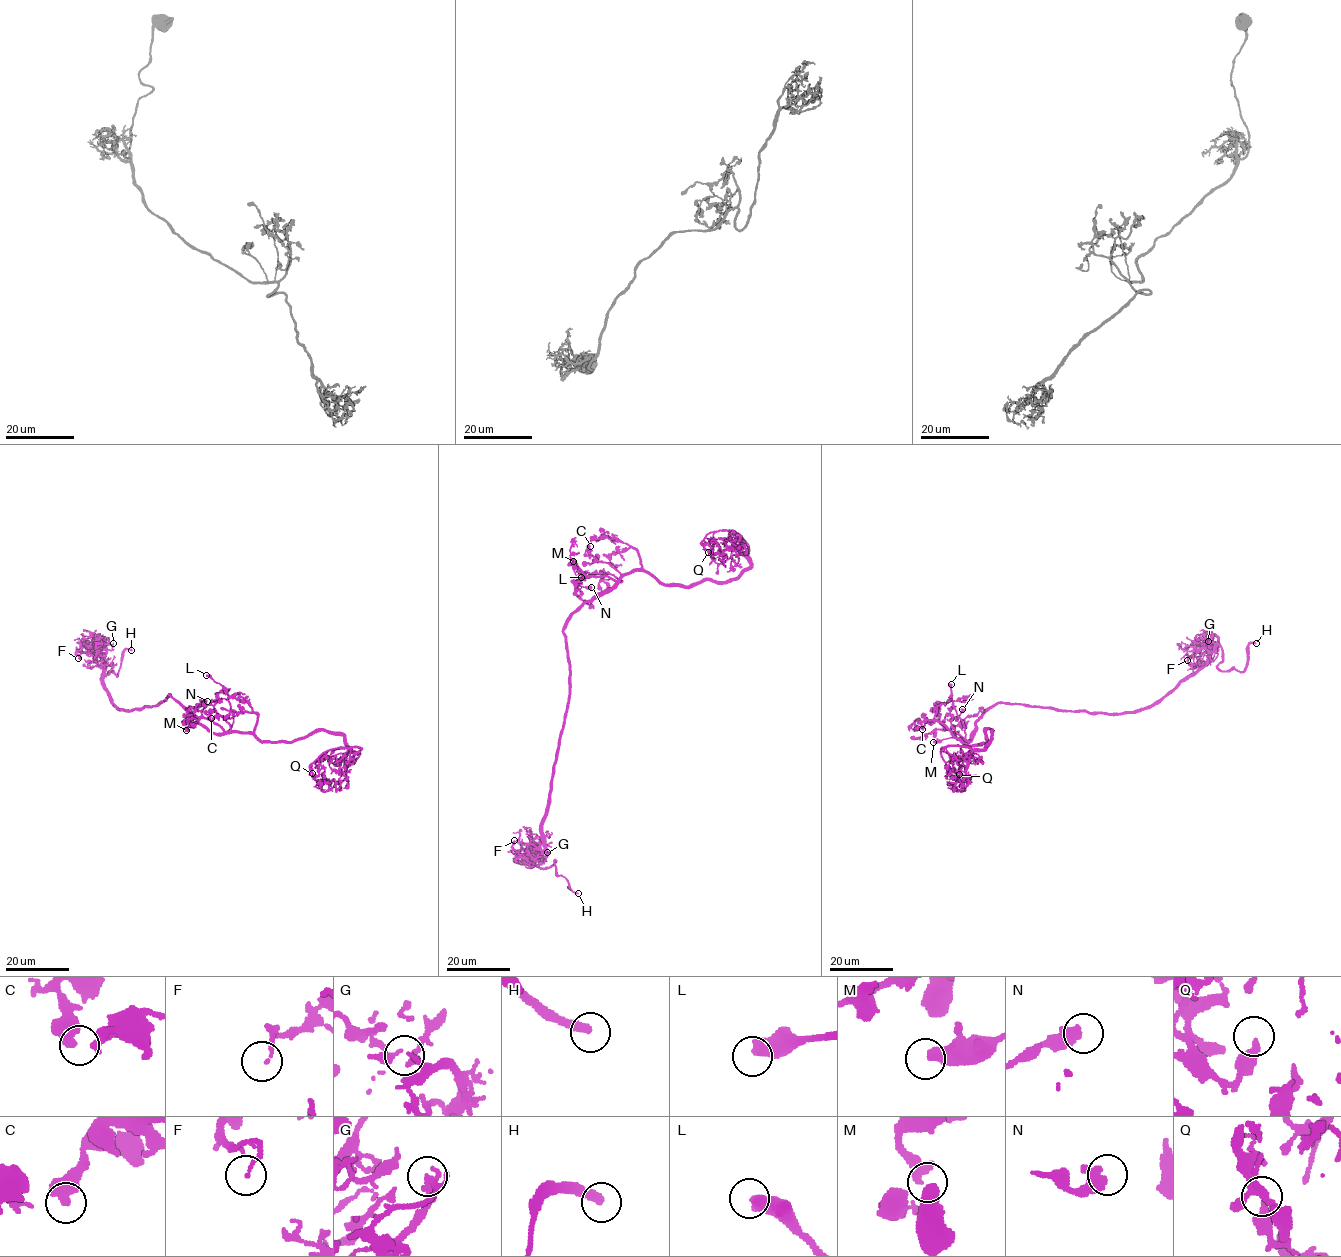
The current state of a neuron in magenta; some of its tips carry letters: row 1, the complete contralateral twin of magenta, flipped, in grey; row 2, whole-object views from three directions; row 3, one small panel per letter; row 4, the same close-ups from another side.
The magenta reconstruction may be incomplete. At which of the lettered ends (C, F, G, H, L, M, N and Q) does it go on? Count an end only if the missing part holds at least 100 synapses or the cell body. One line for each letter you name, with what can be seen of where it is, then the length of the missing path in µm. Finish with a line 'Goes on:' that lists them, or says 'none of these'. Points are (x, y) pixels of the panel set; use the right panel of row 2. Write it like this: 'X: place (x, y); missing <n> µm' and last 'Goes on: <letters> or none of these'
H: place (1256, 643); missing 15 µm
Goes on: H

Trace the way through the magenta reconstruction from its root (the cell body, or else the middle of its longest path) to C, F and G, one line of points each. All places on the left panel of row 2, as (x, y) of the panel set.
C: (170, 695), (210, 731), (217, 733), (230, 730), (224, 717), (210, 709), (211, 718)
F: (170, 695), (153, 706), (124, 710), (116, 708), (102, 679), (102, 669), (88, 647), (77, 651), (78, 658)
G: (170, 695), (153, 706), (124, 710), (116, 708), (101, 674), (104, 667), (100, 651), (113, 643)

